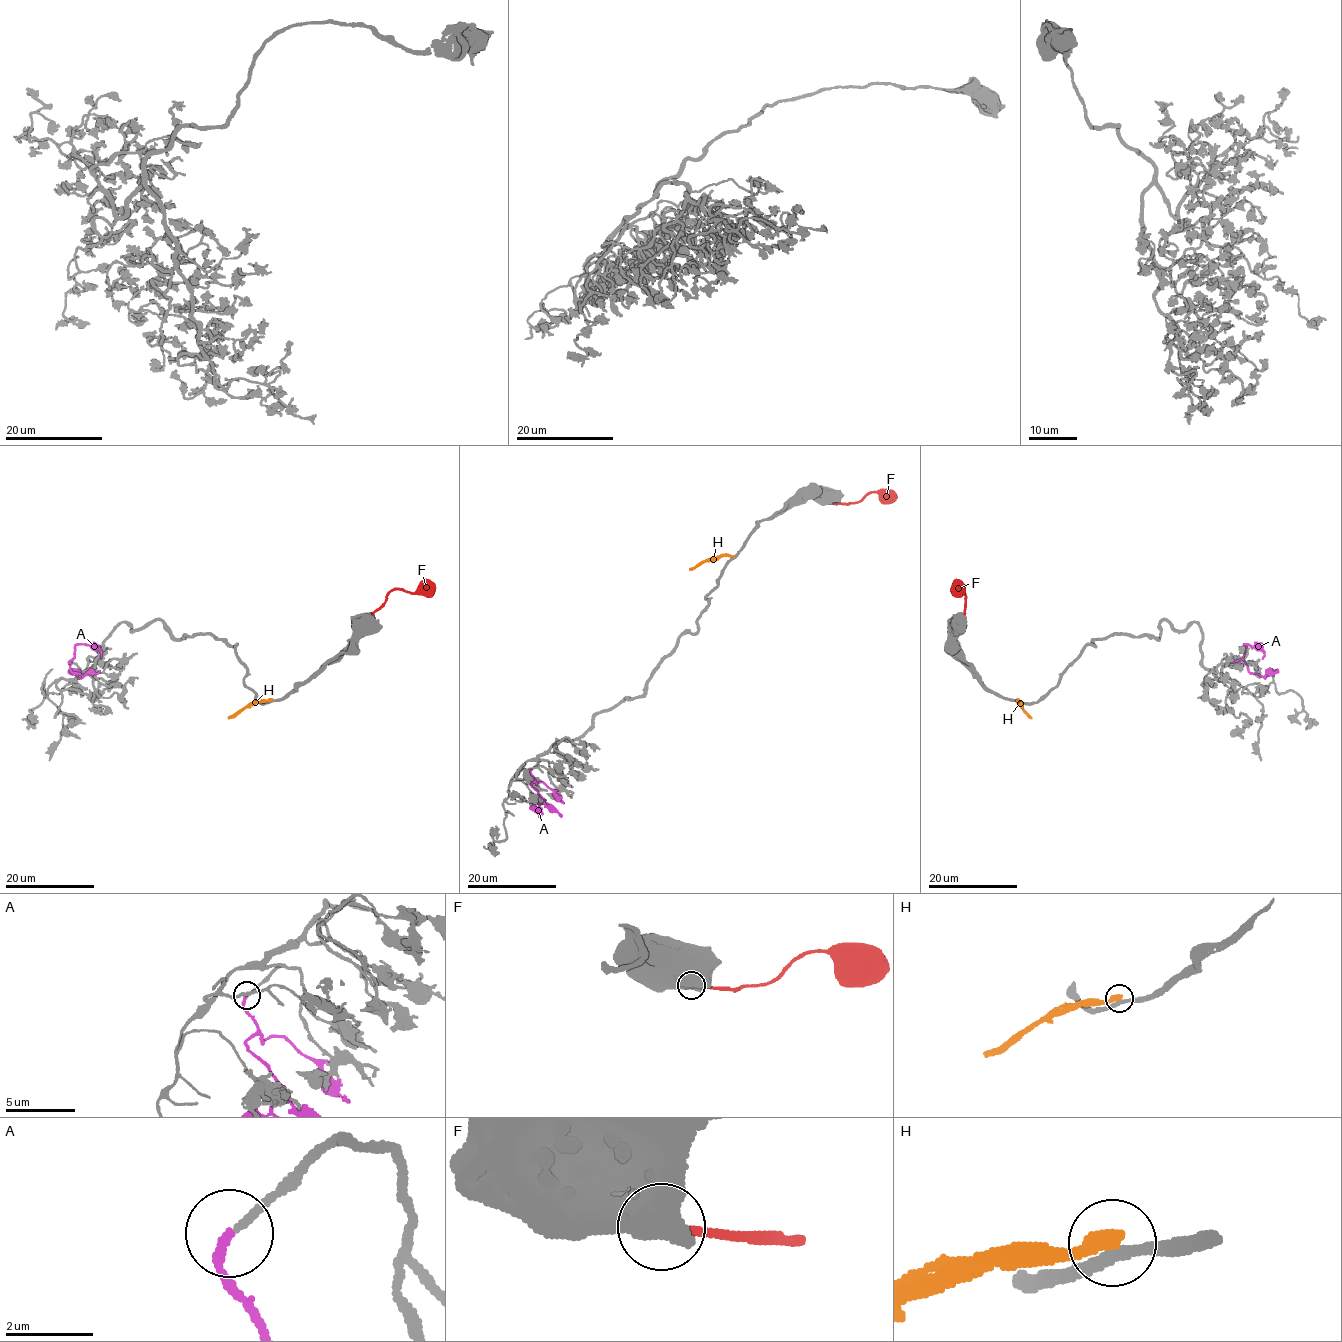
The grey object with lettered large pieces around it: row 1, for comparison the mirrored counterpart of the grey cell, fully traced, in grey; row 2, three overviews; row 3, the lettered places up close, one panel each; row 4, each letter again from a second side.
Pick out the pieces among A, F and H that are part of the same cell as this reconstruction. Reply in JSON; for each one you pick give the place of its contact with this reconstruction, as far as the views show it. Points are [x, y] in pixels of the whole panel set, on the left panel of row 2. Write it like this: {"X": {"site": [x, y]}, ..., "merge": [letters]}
{"A": {"site": [69, 663]}, "merge": ["A"]}

